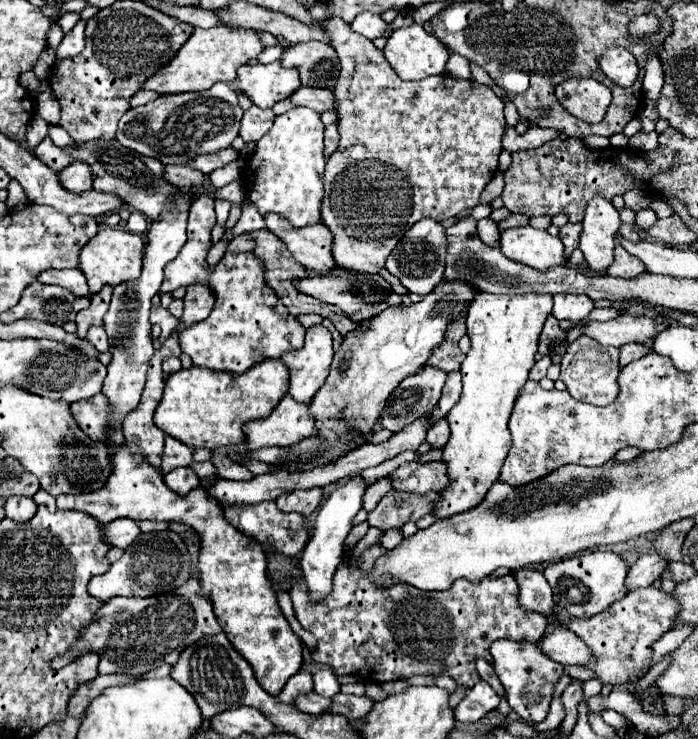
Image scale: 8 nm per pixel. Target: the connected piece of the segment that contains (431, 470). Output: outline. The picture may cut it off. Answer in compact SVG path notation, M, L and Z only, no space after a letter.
M411 462L403 464L397 470L389 474L391 484L395 490L405 490L413 494L425 494L425 492L441 492L447 488L449 478L447 478L447 468L443 462Z

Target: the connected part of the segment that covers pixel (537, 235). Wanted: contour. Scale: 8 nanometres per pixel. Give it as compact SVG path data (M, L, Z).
M531 226L503 230L499 250L507 258L535 270L547 270L551 266L567 264L563 258L561 240L557 236L549 236L547 230L537 230Z

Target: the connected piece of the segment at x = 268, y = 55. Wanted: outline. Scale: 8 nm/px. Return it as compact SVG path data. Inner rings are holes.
M279 44L278 45L278 52L276 50L277 50L276 47L265 48L265 50L261 54L259 54L259 56L257 57L258 62L261 64L268 64L268 63L276 61L277 58L279 60L281 58L281 55L282 55L284 49ZM273 50L275 50L275 52ZM275 54L277 54L277 55L275 55Z

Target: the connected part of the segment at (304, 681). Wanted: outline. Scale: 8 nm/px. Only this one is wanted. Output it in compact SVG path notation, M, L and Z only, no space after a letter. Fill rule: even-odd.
M297 672L295 676L289 678L289 682L285 684L283 692L279 694L279 700L283 704L293 704L293 700L299 696L299 694L307 694L313 690L313 680L311 680L311 674L309 672Z

